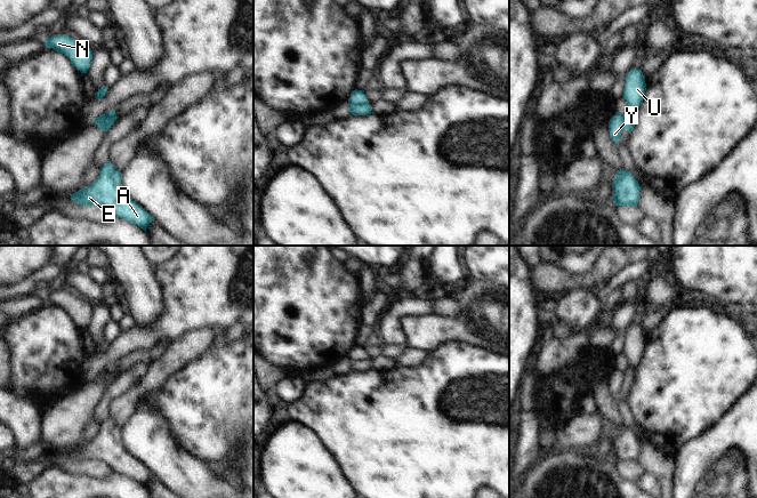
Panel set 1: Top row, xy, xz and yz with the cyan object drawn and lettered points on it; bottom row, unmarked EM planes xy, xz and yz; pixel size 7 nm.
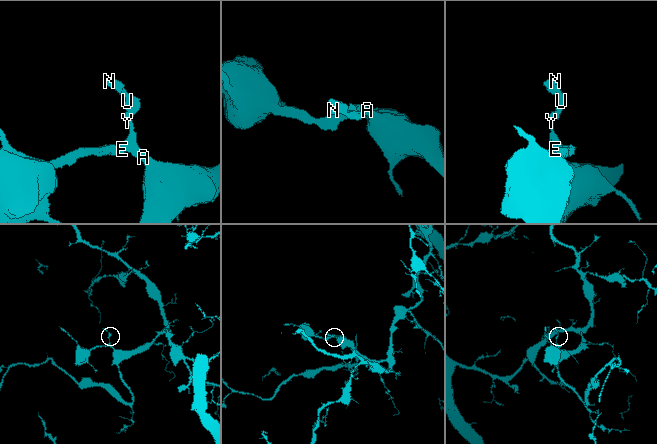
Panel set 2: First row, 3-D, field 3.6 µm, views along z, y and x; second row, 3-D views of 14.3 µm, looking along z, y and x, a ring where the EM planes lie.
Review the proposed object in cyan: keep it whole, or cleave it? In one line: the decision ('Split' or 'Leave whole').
Split.

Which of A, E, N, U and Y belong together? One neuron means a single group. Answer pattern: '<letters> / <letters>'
A E Y / N U

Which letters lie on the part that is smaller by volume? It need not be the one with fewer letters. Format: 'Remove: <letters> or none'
Remove: N, U

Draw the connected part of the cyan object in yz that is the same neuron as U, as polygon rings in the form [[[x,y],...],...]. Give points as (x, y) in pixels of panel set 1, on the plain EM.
[[[630,326],[626,331],[626,340],[623,344],[623,354],[628,362],[628,368],[623,371],[623,380],[629,388],[635,383],[637,367],[644,355],[645,346],[646,339],[642,326]]]

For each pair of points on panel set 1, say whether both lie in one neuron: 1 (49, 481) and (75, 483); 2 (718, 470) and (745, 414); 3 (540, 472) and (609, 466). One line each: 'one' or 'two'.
1: one
2: one
3: one

